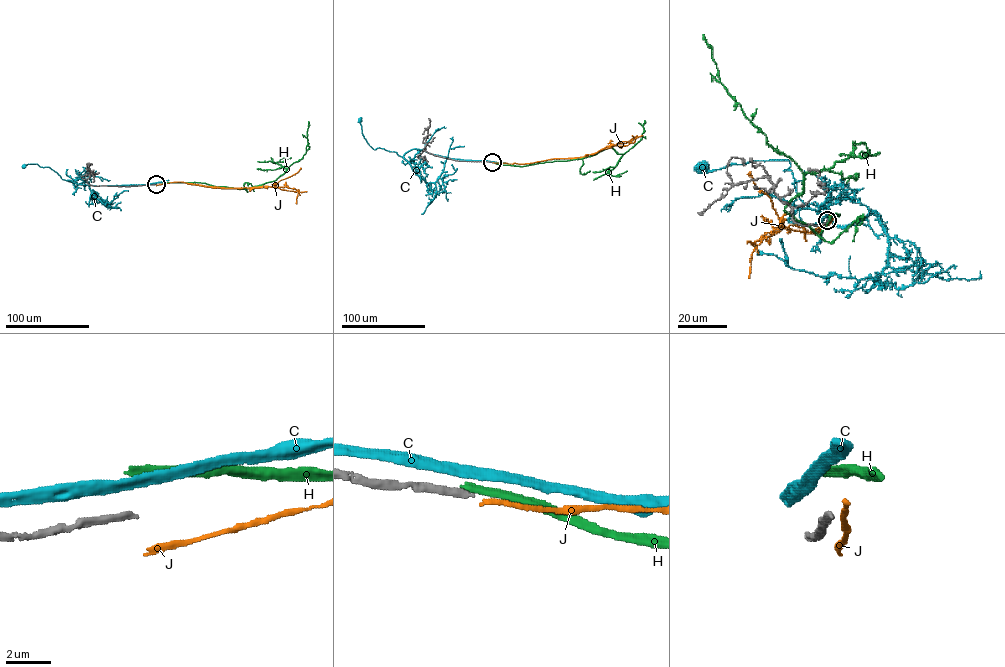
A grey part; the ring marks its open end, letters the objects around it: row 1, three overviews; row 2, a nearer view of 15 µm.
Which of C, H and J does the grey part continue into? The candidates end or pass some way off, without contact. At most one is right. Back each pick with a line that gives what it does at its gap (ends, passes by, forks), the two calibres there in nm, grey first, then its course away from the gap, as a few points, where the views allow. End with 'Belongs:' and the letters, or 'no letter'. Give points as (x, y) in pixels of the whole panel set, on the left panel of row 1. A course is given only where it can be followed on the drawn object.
Belongs: no letter

